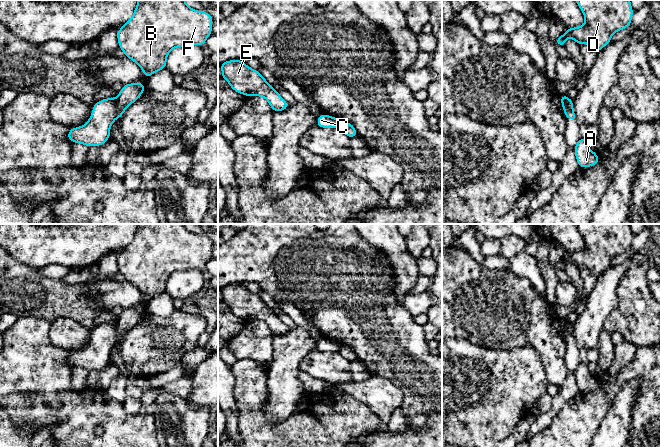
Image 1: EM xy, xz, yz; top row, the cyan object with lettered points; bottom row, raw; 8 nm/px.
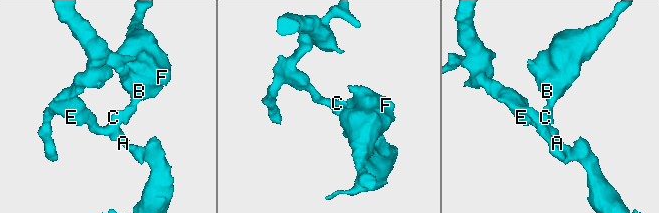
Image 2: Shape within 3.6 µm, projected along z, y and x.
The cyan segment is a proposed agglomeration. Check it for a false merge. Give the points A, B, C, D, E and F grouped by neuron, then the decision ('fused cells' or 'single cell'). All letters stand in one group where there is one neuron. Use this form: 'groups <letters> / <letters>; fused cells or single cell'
groups A C E / B D F; fused cells

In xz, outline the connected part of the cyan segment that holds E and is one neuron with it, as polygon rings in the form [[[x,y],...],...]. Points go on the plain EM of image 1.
[[[242,284],[225,285],[220,292],[222,303],[226,304],[237,317],[245,320],[264,321],[273,335],[280,336],[288,332],[286,325],[261,297],[250,292]]]

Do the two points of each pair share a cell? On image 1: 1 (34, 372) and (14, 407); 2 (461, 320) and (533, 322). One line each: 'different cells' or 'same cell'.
1: different cells
2: same cell

